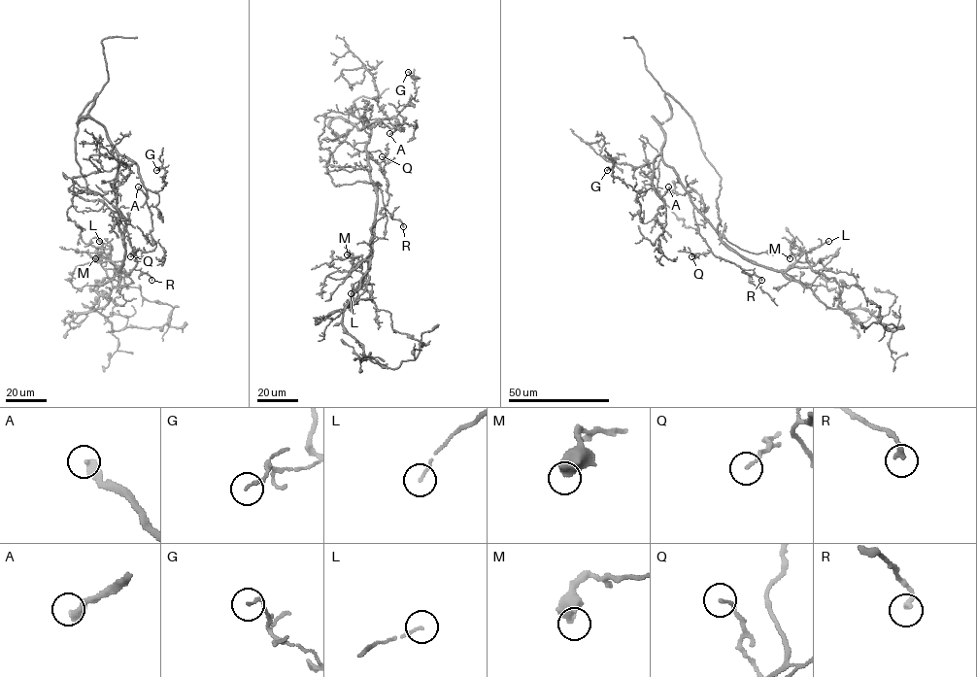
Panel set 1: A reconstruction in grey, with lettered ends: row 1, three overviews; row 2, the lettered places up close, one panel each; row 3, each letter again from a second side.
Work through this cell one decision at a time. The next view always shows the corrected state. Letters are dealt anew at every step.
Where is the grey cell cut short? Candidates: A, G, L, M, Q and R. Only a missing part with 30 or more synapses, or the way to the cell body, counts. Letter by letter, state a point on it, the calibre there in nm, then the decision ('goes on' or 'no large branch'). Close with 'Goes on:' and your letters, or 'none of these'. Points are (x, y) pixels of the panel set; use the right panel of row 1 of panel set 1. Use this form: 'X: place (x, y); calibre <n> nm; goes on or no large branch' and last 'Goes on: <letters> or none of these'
A: place (668, 186); calibre 320 nm; goes on
G: place (607, 170); calibre 120 nm; no large branch
L: place (828, 241); calibre 110 nm; no large branch
M: place (790, 258); calibre 550 nm; no large branch
Q: place (691, 256); calibre 130 nm; goes on
R: place (761, 280); calibre 240 nm; no large branch
Goes on: A, Q

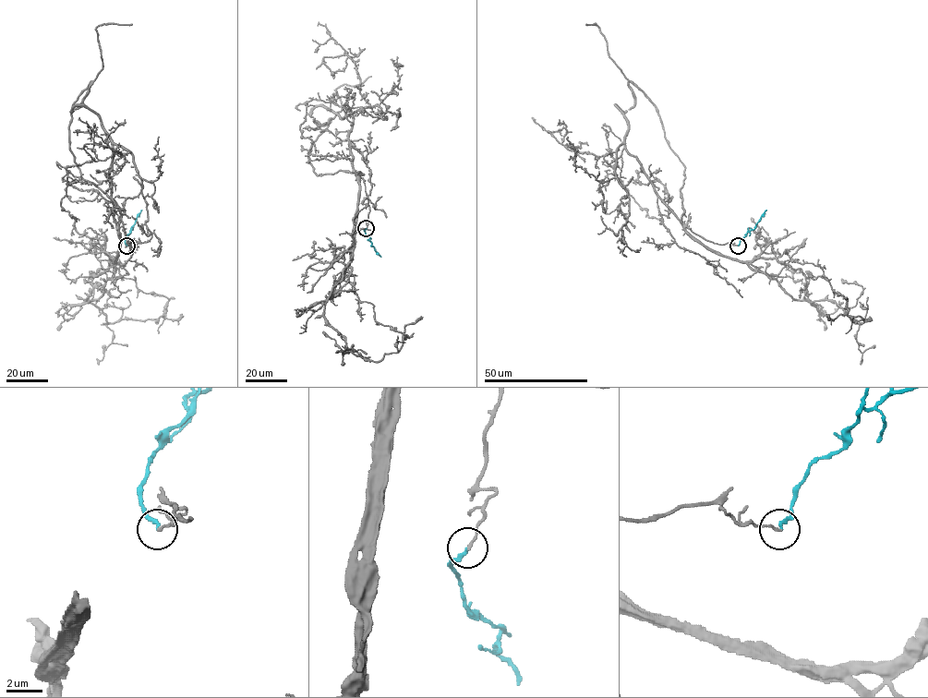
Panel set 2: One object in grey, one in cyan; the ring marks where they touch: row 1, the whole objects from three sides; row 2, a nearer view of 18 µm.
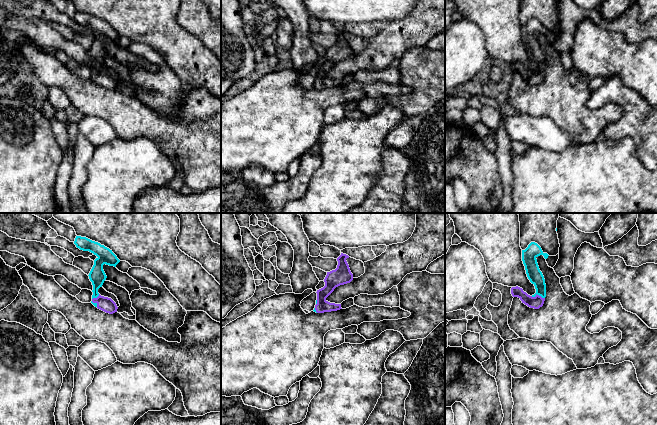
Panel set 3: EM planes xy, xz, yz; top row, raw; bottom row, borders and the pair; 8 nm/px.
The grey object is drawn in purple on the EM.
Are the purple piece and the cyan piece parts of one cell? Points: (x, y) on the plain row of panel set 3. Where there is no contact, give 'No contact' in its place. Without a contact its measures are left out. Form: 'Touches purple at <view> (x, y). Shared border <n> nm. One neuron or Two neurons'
Touches purple at yz (538, 71). Shared border 110 nm. One neuron

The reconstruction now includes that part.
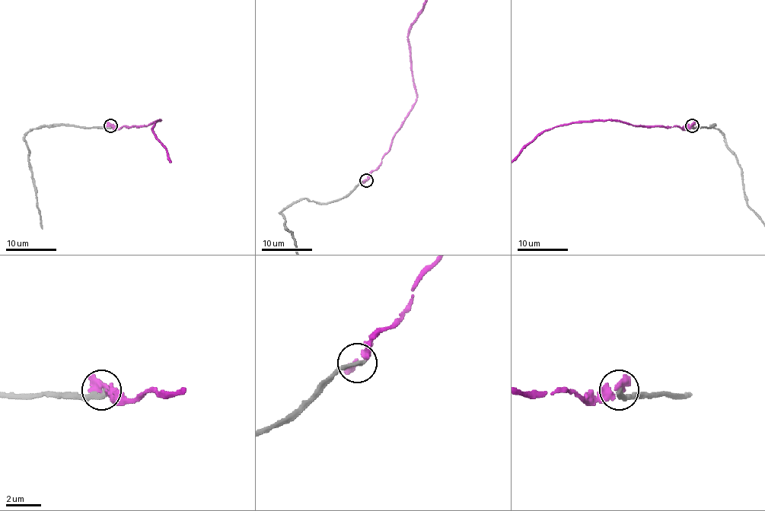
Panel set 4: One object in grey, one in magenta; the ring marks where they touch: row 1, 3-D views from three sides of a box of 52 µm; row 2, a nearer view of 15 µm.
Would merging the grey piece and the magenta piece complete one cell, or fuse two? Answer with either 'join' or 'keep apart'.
keep apart

